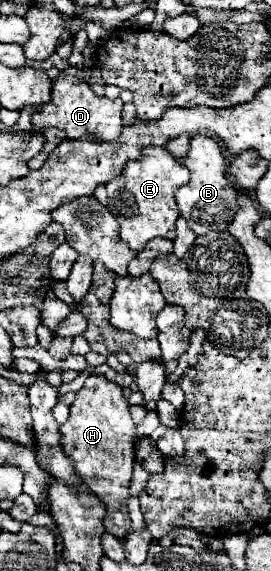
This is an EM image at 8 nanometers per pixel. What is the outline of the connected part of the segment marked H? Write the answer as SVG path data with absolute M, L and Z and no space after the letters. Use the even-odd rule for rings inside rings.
M103 375L87 377L75 403L71 405L69 419L59 429L63 449L67 449L67 457L73 459L75 473L79 473L81 479L107 505L109 517L113 511L127 511L129 481L133 475L135 457L133 431L135 423L129 415L129 403L123 397L123 389L117 383L107 381Z

